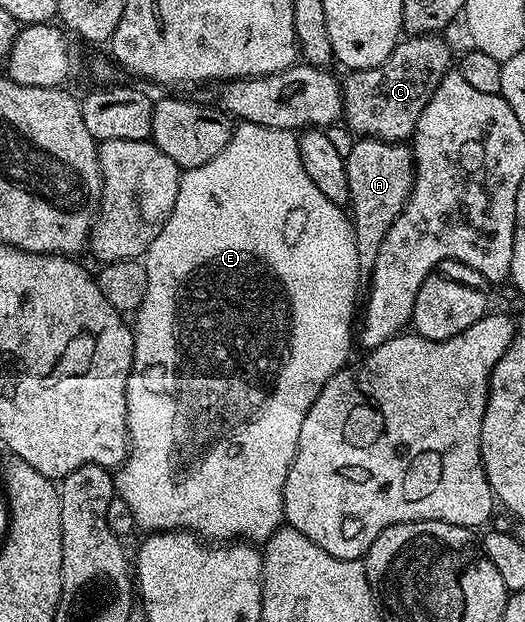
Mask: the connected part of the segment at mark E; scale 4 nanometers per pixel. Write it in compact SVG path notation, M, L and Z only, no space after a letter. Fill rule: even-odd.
M240 123L232 131L225 150L221 150L221 154L217 154L217 158L209 158L209 162L205 162L196 168L188 168L180 175L177 202L173 206L173 214L169 214L169 218L165 222L161 234L157 234L157 238L153 238L153 242L147 251L145 257L147 265L147 289L145 290L145 298L141 302L139 311L134 313L133 316L135 357L133 358L133 366L131 367L131 377L127 383L127 438L129 447L127 449L127 458L119 465L117 471L114 473L114 478L118 499L124 500L129 506L131 513L135 516L133 523L135 528L147 528L143 530L146 530L148 533L186 530L195 533L196 536L207 542L231 542L234 540L239 542L259 542L255 540L266 542L270 540L272 534L284 523L283 491L285 490L285 478L289 474L289 466L297 454L297 438L301 438L301 422L305 422L305 414L309 414L309 406L313 406L313 402L317 398L317 394L321 394L325 382L329 382L329 378L333 378L333 374L340 372L348 363L347 355L351 352L351 340L353 344L353 325L357 320L355 295L358 294L359 289L361 292L361 283L358 278L357 242L355 241L352 217L346 211L345 213L343 211L344 209L340 205L329 202L329 198L325 198L325 194L321 194L321 190L317 190L317 186L313 186L309 174L305 174L305 166L301 162L296 133L277 130L269 126Z

